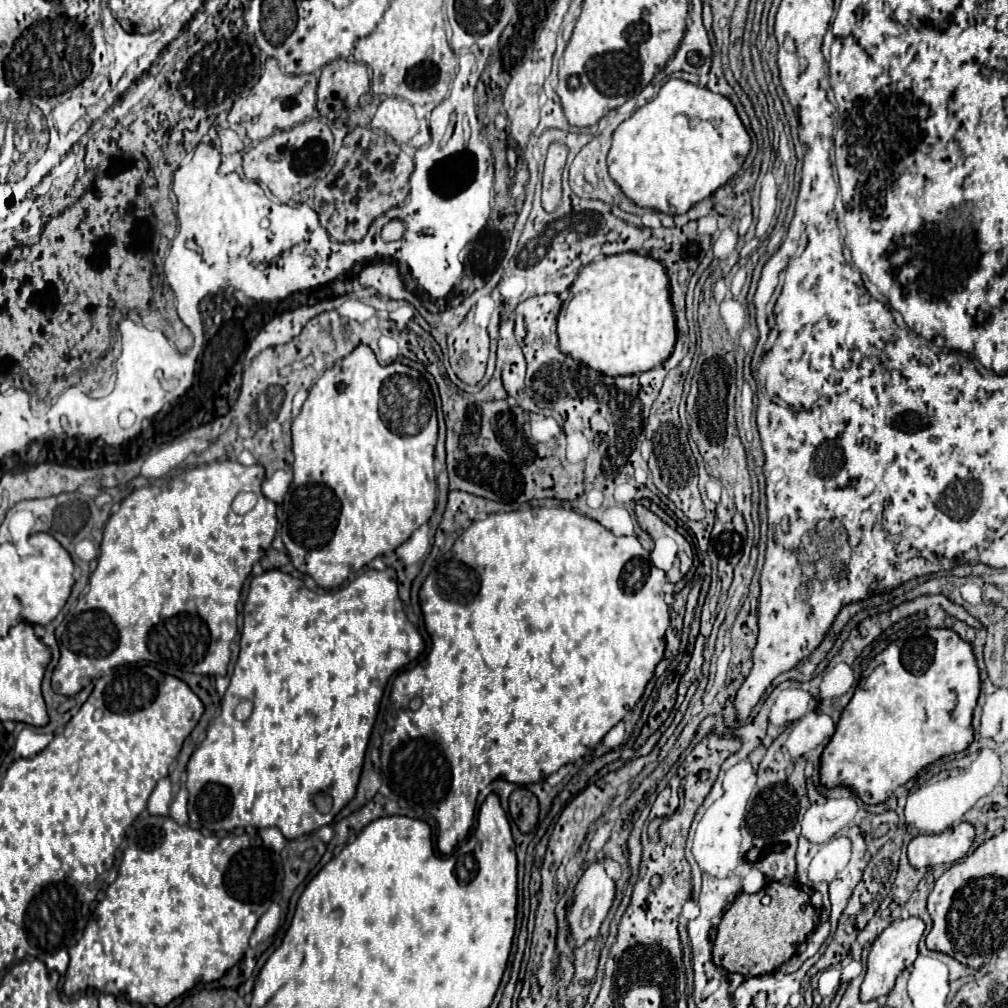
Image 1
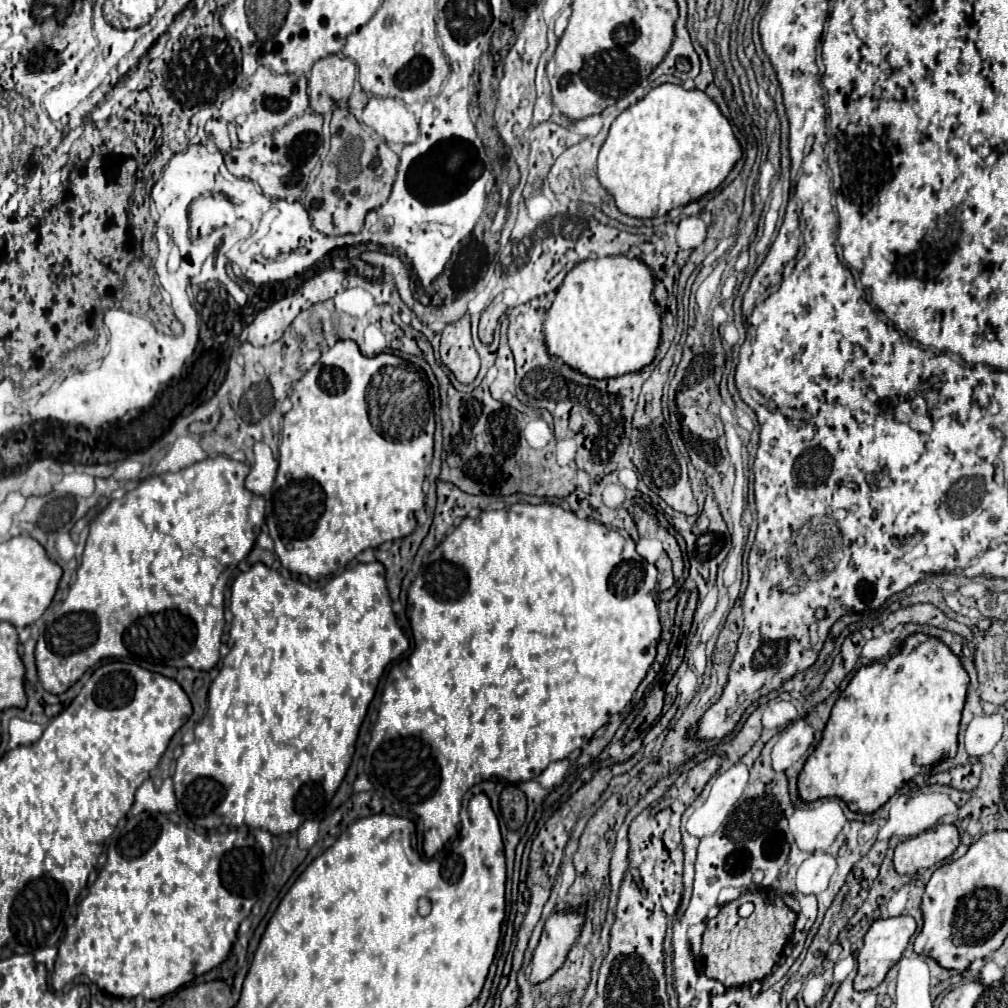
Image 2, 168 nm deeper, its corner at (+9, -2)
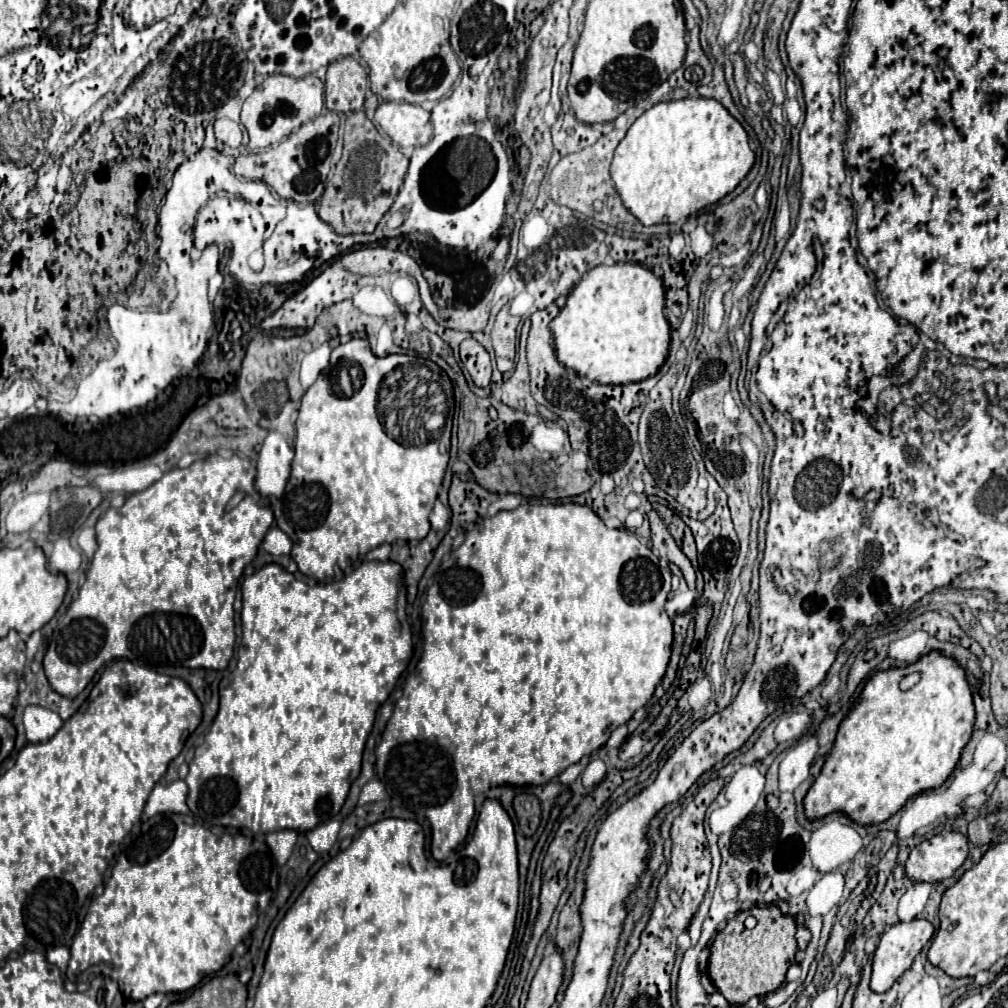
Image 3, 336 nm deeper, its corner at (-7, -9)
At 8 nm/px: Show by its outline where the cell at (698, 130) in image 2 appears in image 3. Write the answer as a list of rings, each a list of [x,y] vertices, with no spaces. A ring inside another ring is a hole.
[[[714,99],[656,103],[644,111],[614,151],[610,175],[626,209],[644,225],[676,223],[714,205],[748,175],[754,165],[744,127]]]

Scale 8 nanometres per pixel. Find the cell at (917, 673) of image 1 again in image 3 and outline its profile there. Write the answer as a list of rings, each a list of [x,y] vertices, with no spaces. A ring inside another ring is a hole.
[[[930,651],[928,655],[922,655],[912,667],[906,667],[906,669],[894,667],[894,669],[886,669],[886,671],[874,673],[874,675],[868,679],[868,683],[864,685],[864,689],[862,689],[862,693],[860,693],[858,705],[856,705],[856,707],[844,717],[844,721],[840,723],[840,729],[838,729],[838,735],[836,735],[836,743],[834,743],[834,747],[832,747],[832,751],[830,751],[830,755],[828,755],[824,767],[822,767],[822,773],[816,777],[816,781],[812,783],[812,787],[808,789],[808,793],[806,793],[806,797],[804,797],[804,813],[806,813],[808,821],[822,819],[824,815],[830,815],[830,813],[844,813],[844,815],[848,815],[852,821],[856,821],[858,825],[874,825],[874,823],[882,823],[882,821],[890,819],[894,813],[898,813],[898,811],[904,807],[904,803],[906,803],[910,797],[914,797],[914,795],[918,795],[918,793],[922,793],[922,791],[928,791],[928,789],[938,789],[938,787],[950,777],[950,773],[954,771],[954,767],[956,767],[958,761],[960,761],[962,749],[964,749],[966,743],[970,741],[972,727],[974,727],[974,701],[972,701],[972,689],[970,689],[970,685],[968,685],[968,681],[966,681],[964,669],[962,669],[954,659],[944,657],[940,651]],[[908,671],[920,671],[922,679],[920,679],[920,683],[918,683],[916,687],[912,687],[910,691],[900,691],[898,683],[900,683],[900,679],[902,679]]]

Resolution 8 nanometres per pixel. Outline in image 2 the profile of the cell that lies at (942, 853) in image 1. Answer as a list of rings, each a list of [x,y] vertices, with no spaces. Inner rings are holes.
[[[940,824],[914,838],[900,842],[894,850],[894,868],[898,874],[914,876],[918,870],[930,868],[950,858],[960,844],[954,824]]]

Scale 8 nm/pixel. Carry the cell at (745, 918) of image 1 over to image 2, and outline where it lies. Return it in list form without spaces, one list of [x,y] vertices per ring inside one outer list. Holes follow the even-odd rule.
[[[768,890],[746,892],[736,900],[724,904],[720,914],[706,922],[702,936],[702,956],[704,956],[704,974],[708,978],[720,980],[724,986],[744,986],[754,980],[766,978],[776,966],[784,944],[794,932],[796,912],[790,910],[784,900]],[[744,902],[754,902],[754,912],[748,918],[738,916],[738,908]]]

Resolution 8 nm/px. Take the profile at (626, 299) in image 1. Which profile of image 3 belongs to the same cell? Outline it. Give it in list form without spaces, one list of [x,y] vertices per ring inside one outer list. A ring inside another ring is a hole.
[[[640,263],[598,265],[590,269],[570,291],[566,305],[548,327],[554,335],[558,361],[574,369],[578,375],[604,385],[624,385],[648,379],[662,367],[670,345],[670,323],[664,315],[664,285]]]

